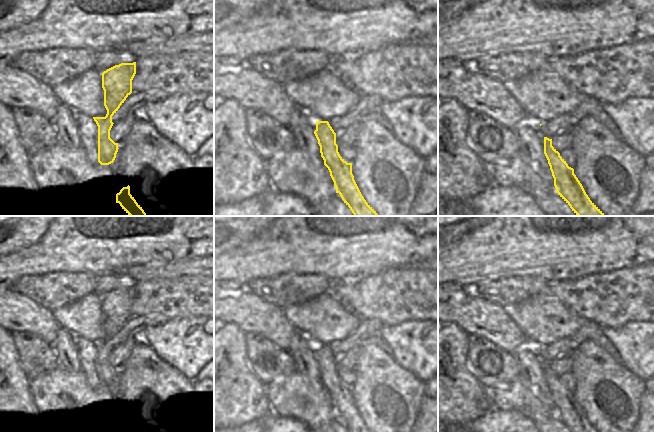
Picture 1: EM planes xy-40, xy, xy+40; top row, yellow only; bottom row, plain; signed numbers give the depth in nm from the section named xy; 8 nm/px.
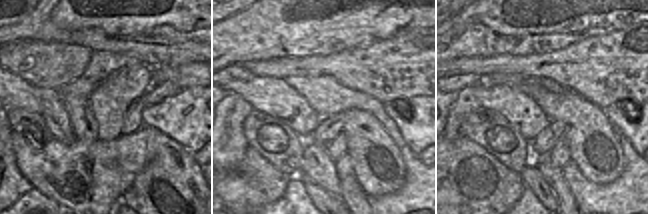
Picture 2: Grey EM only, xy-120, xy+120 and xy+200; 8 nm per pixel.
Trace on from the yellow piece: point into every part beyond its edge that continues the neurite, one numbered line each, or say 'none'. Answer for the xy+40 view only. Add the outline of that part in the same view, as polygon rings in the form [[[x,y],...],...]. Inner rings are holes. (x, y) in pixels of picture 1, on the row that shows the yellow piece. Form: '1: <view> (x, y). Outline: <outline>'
none

